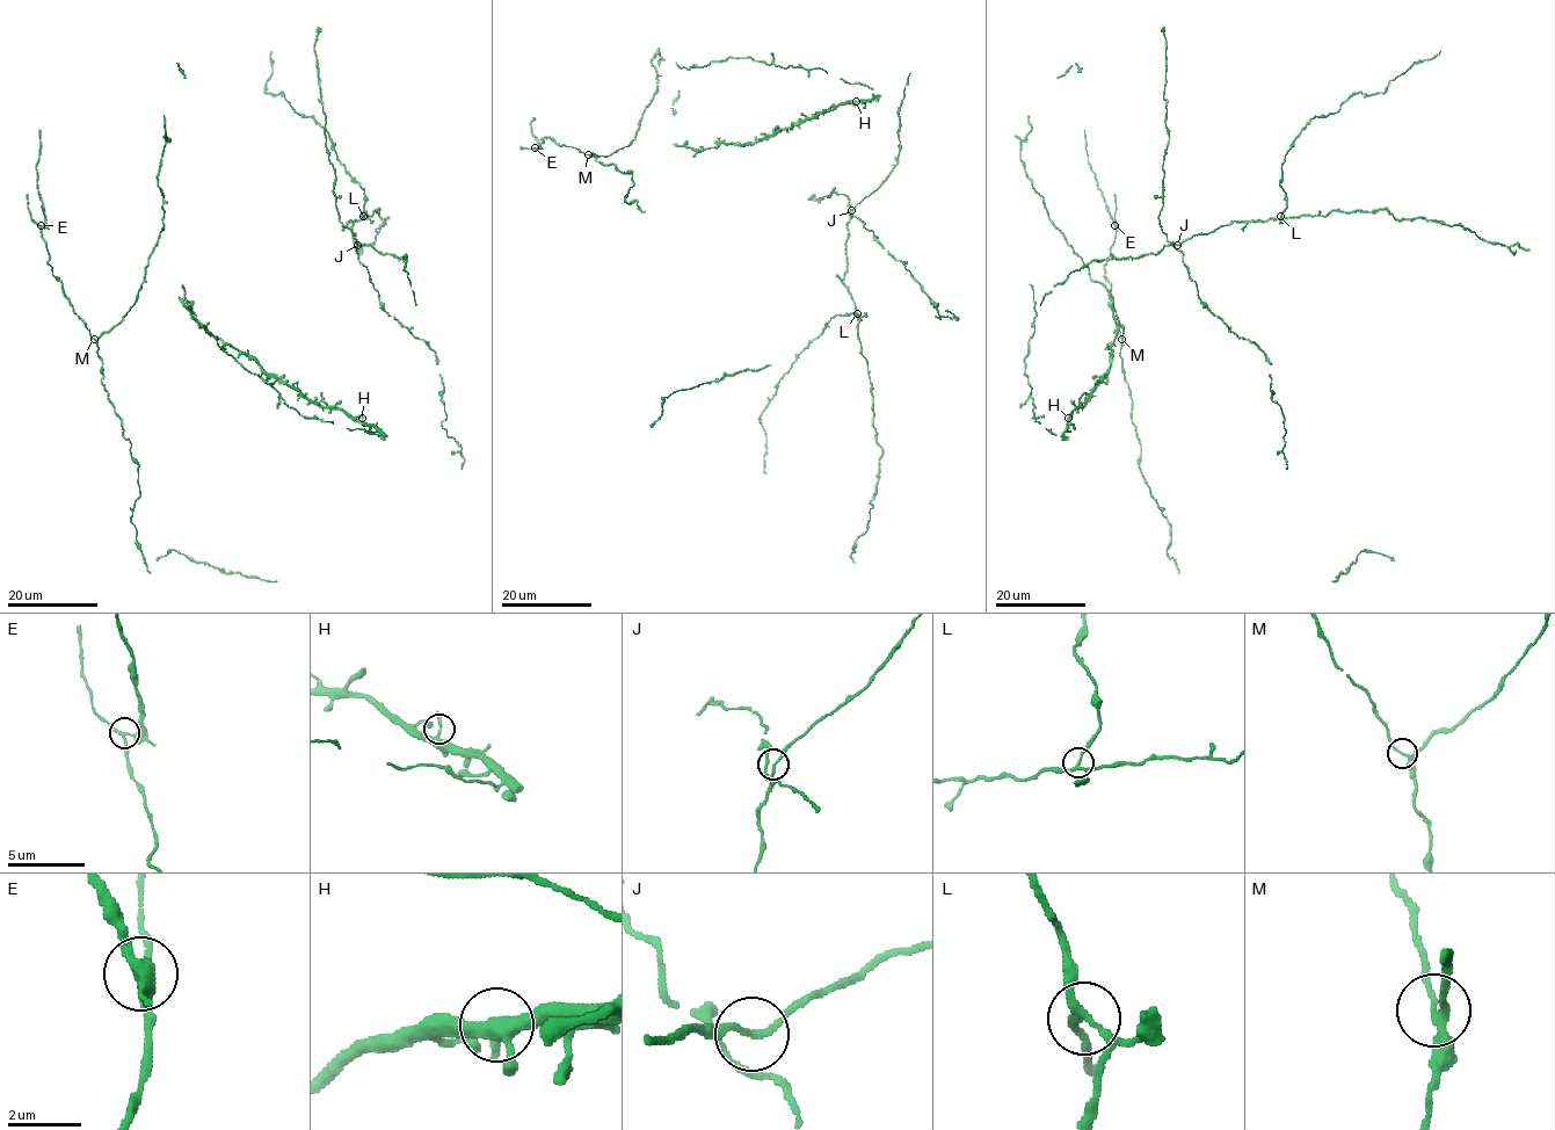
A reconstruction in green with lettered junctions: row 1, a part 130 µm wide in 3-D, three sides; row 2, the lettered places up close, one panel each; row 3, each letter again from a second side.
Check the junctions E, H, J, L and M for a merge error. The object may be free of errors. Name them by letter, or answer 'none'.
E

